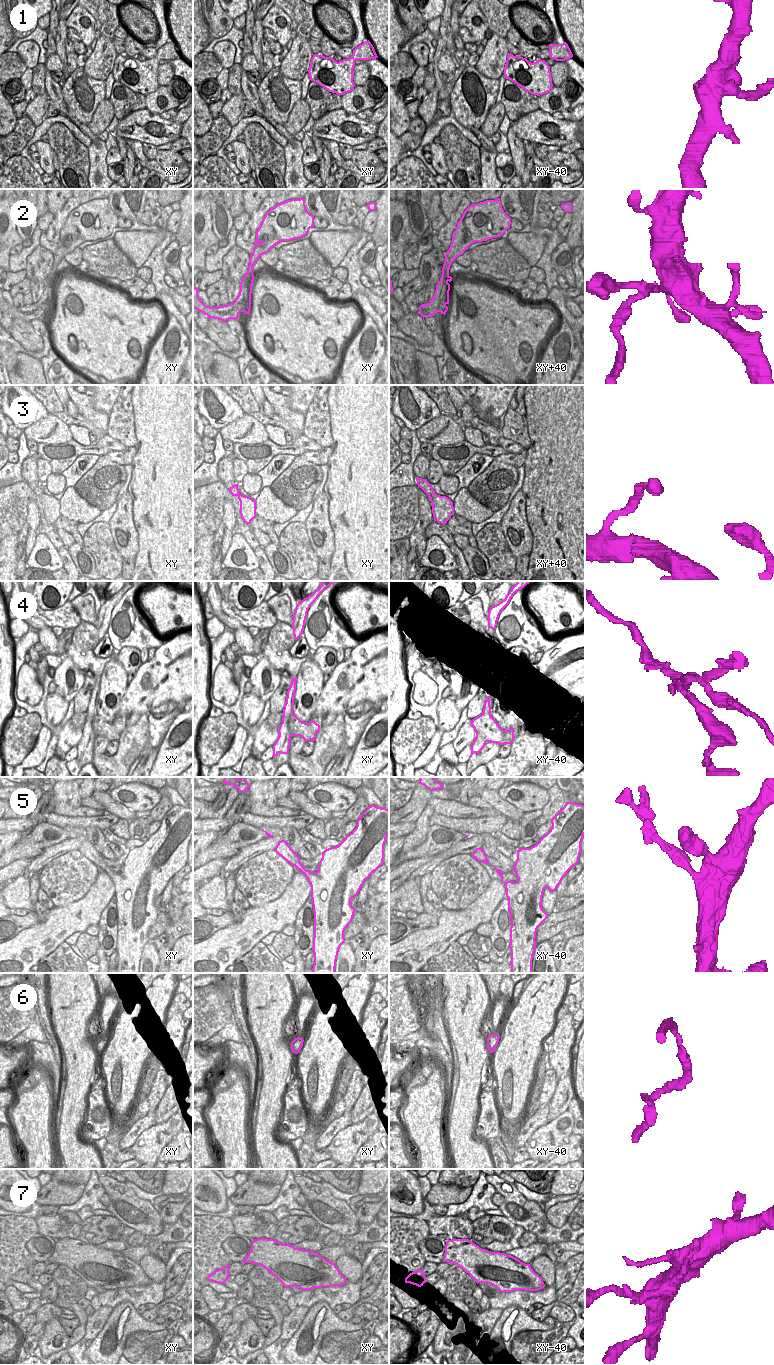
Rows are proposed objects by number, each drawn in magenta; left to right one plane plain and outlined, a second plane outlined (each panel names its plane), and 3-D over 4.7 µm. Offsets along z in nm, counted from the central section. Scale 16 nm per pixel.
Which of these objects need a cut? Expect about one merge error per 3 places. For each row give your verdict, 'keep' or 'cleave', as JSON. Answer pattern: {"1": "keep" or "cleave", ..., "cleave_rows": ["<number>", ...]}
{"1": "cleave", "2": "cleave", "3": "keep", "4": "cleave", "5": "cleave", "6": "keep", "7": "cleave", "cleave_rows": ["1", "2", "4", "5", "7"]}

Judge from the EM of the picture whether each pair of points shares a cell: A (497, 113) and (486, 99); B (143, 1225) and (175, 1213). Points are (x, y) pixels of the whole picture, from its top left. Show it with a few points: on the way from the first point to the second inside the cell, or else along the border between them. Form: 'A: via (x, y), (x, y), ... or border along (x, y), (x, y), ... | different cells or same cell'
A: border along (495, 103), (489, 109), (481, 126) | different cells
B: border along (158, 1210), (164, 1224) | different cells

